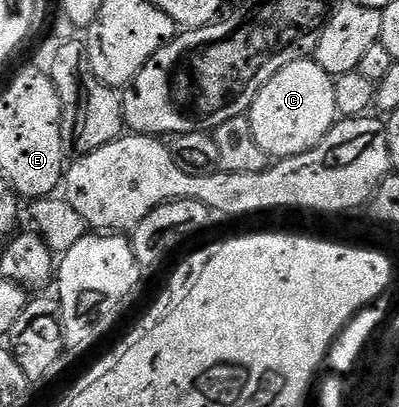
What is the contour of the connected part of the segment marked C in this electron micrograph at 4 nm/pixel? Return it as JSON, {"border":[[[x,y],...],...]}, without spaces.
{"border":[[[300,60],[281,68],[257,92],[249,111],[253,136],[272,159],[292,158],[313,149],[337,121],[335,78],[314,60]]]}

